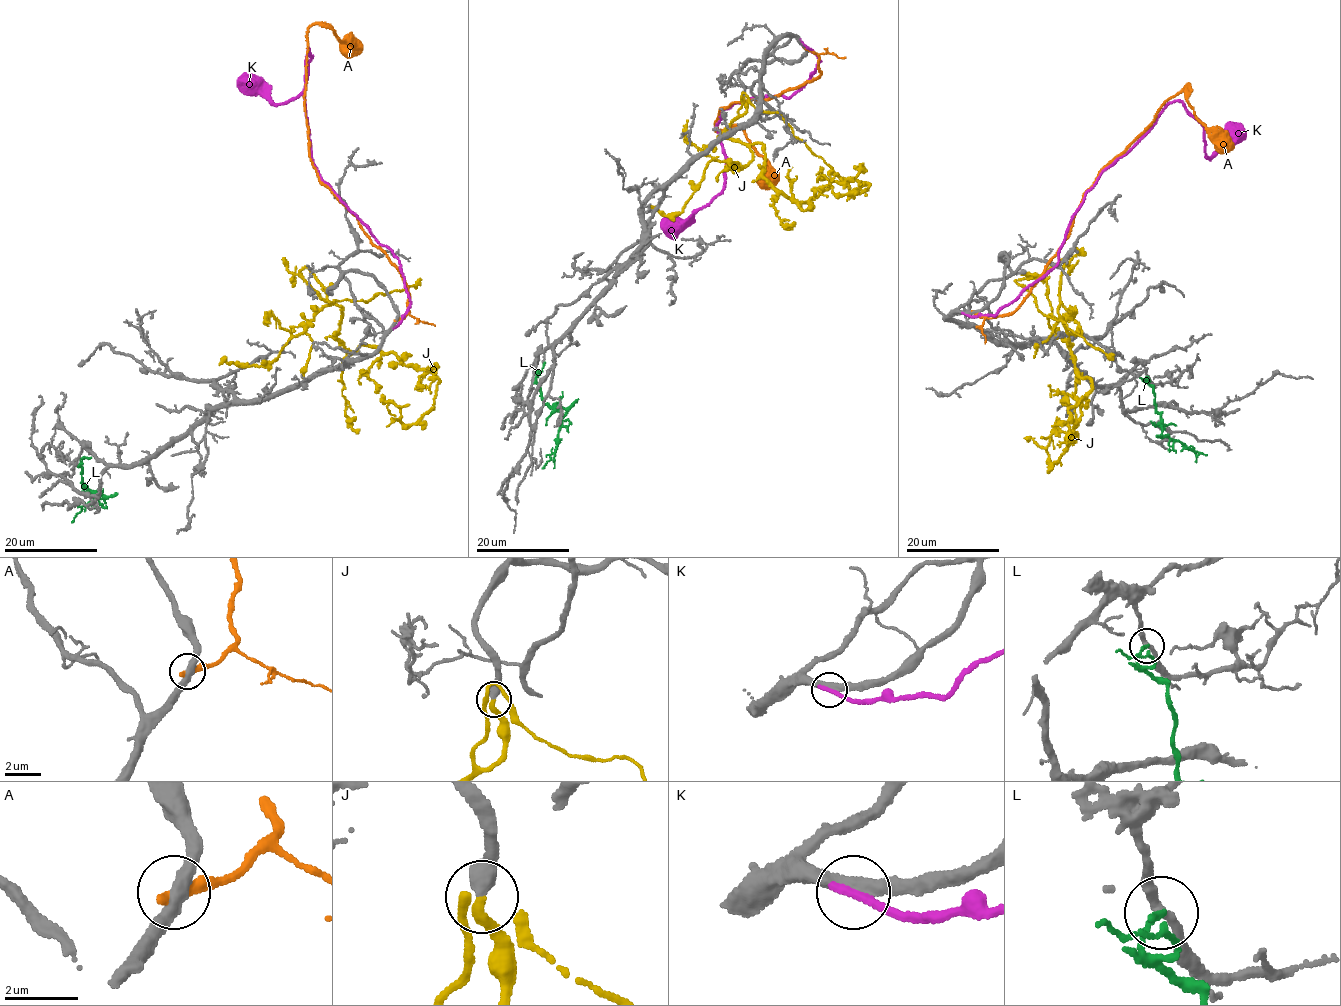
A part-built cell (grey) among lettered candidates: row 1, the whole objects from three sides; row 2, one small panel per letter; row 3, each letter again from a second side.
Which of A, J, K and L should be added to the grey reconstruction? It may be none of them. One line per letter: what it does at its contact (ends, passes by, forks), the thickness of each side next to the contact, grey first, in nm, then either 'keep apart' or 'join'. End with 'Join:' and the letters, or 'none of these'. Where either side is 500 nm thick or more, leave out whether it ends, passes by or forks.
A: it ends; calibres 360 and 320 nm; keep apart
J: it ends; calibres 480 and 300 nm; join
K: it ends; calibres 400 and 280 nm; join
L: it ends; calibres 260 and 160 nm; keep apart
Join: J, K

